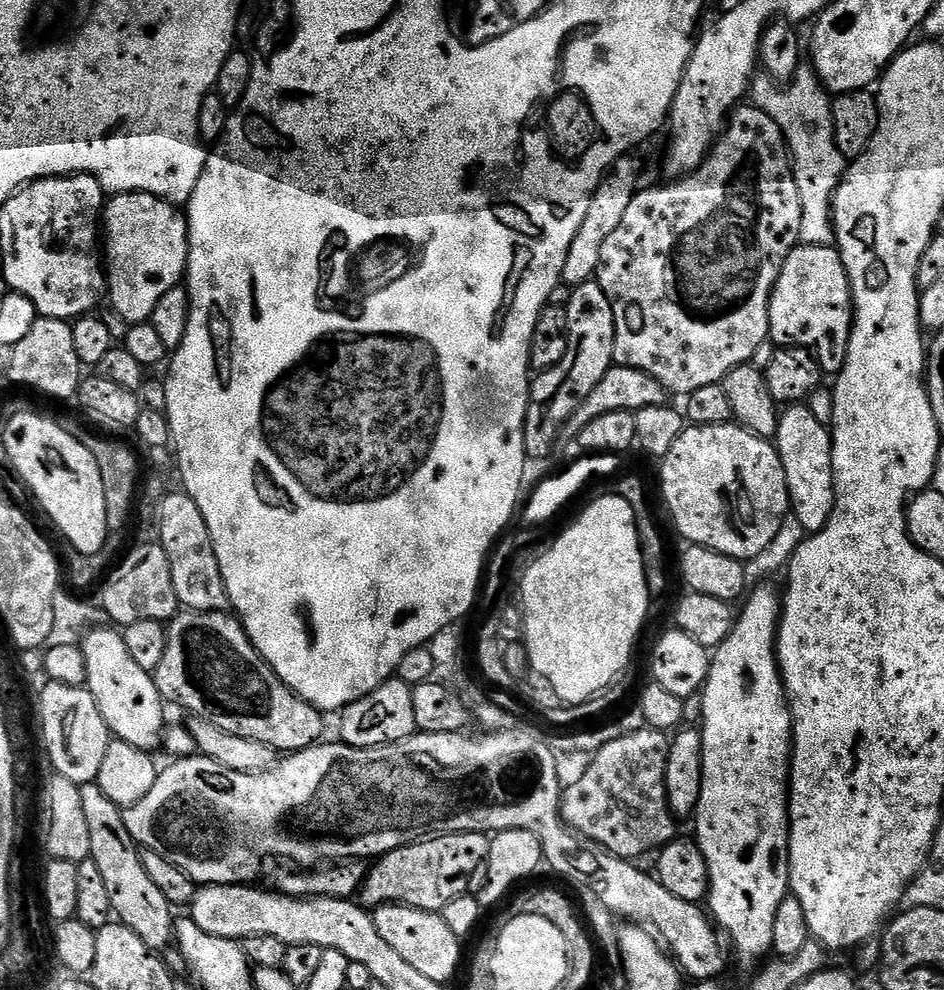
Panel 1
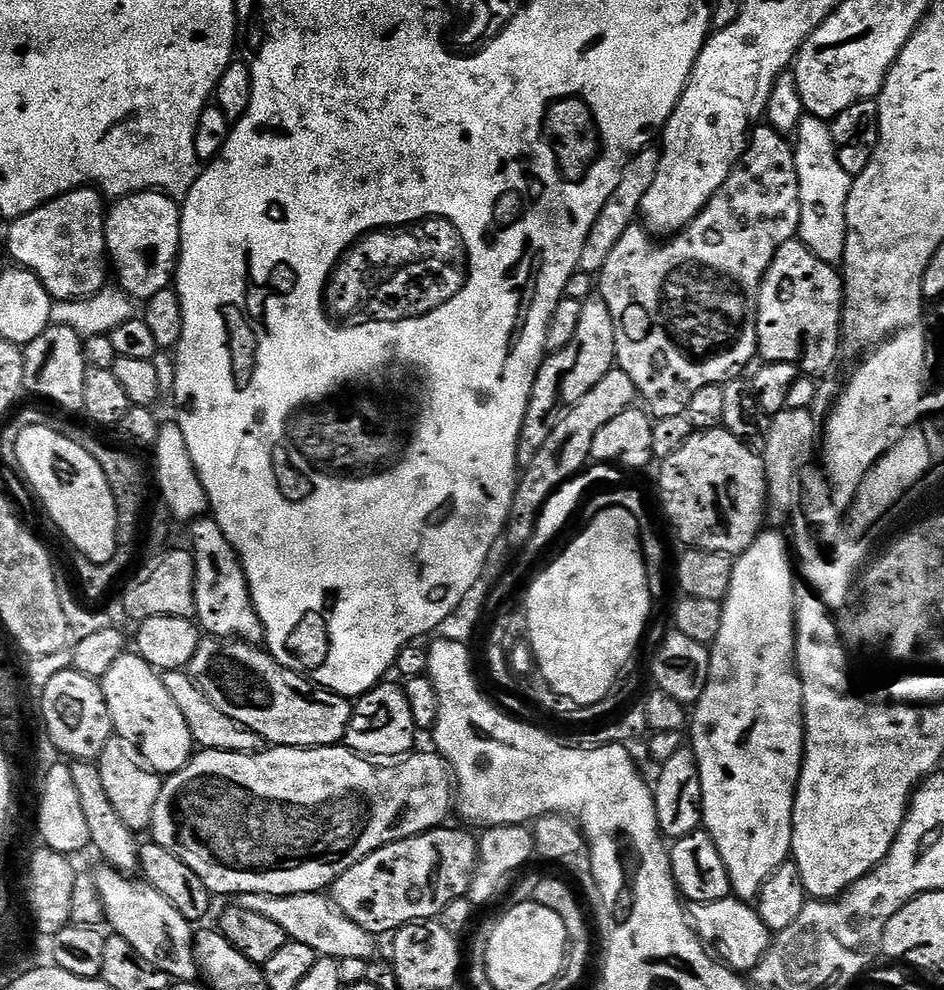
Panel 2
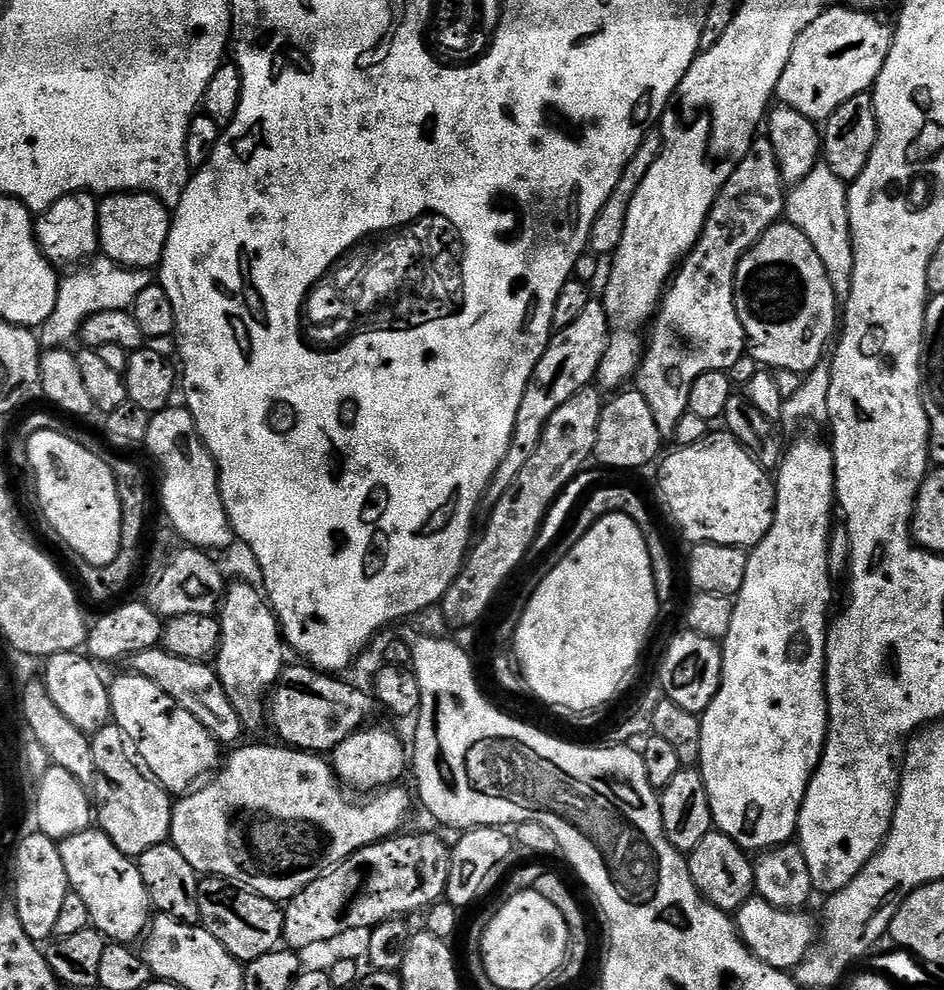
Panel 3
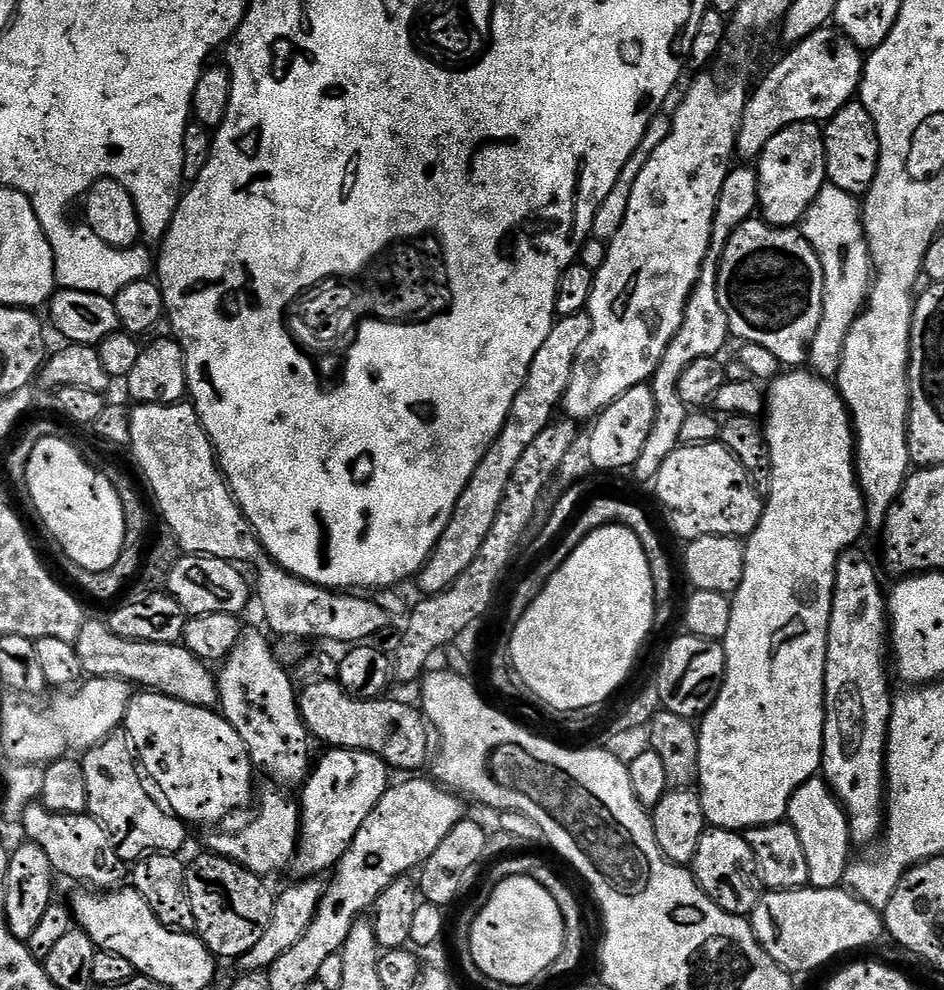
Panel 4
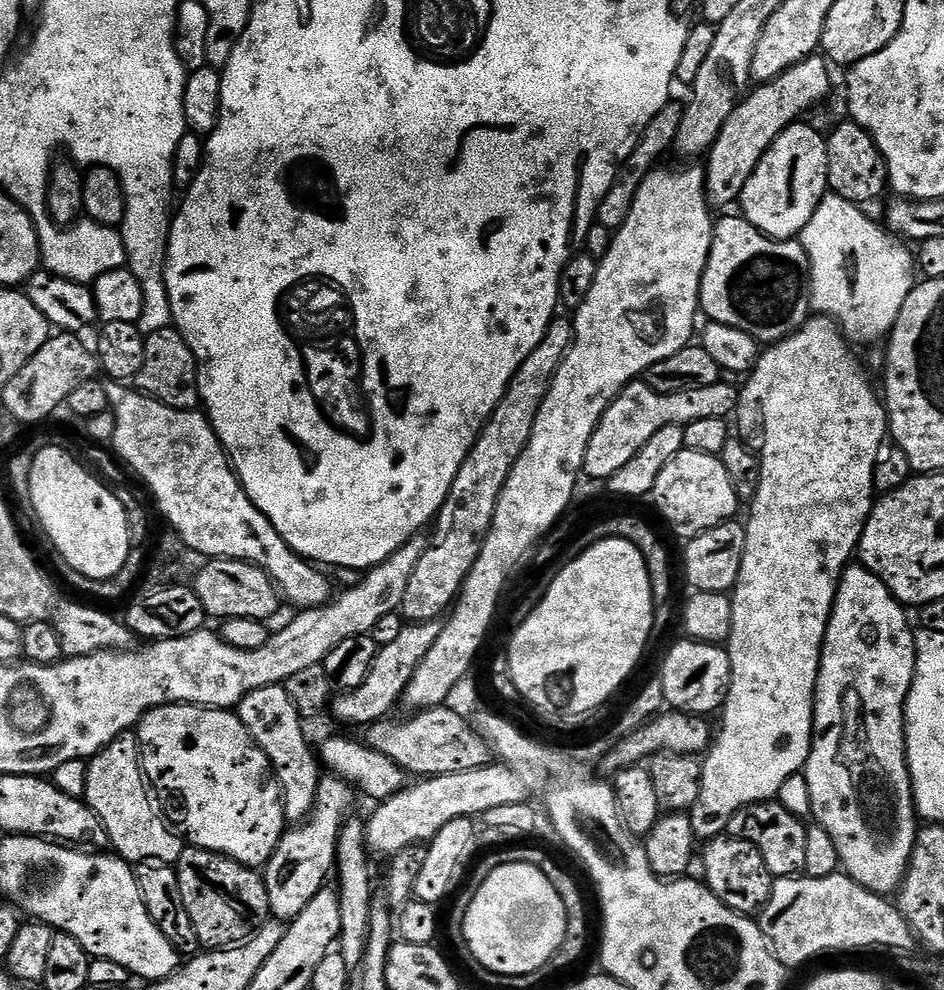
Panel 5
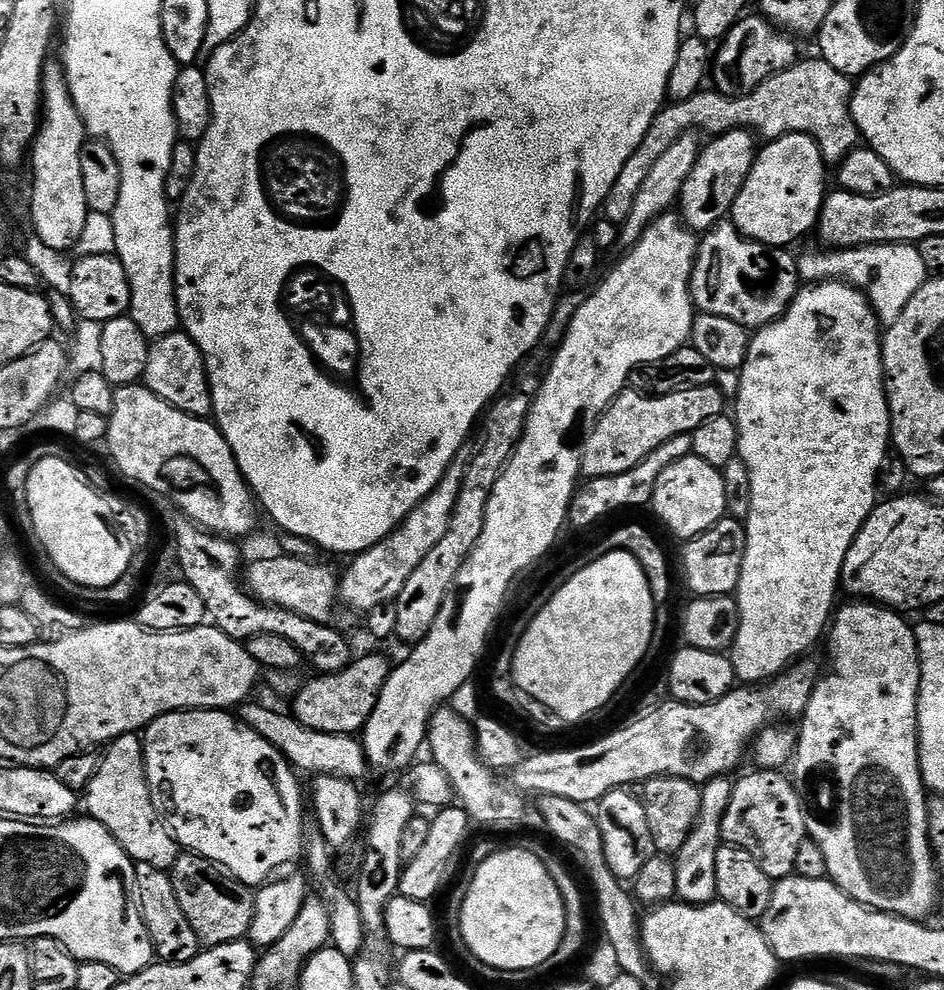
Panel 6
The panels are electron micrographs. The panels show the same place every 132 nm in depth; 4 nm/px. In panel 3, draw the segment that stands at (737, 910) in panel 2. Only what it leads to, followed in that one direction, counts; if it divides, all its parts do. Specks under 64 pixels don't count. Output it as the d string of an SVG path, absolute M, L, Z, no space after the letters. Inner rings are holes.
M759 898L747 900L734 914L736 935L748 951L763 964L781 970L794 970L814 943L814 924L799 911L774 908Z

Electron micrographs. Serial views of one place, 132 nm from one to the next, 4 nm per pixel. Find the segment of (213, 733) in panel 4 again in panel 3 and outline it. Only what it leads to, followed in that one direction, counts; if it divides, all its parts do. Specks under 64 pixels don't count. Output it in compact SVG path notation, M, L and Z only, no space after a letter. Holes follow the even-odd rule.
M135 674L127 675L111 681L108 690L112 720L134 745L135 755L160 787L169 794L187 793L199 776L207 777L221 763L221 745L216 743L210 730L194 718L194 714L176 707L170 694L166 694L166 690L162 690L153 680Z

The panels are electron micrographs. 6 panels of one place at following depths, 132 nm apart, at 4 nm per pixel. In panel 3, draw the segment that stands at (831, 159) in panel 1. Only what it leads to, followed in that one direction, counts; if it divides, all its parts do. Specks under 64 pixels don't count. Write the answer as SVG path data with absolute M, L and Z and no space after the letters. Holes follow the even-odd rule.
M817 166L811 168L802 182L798 182L787 193L786 196L786 220L793 224L806 238L810 238L810 246L814 246L814 251L818 253L818 258L822 258L822 266L826 266L826 274L834 286L837 297L847 297L852 285L852 271L854 270L854 254L852 253L852 235L850 234L850 222L848 221L848 189L845 181L834 174L834 170Z

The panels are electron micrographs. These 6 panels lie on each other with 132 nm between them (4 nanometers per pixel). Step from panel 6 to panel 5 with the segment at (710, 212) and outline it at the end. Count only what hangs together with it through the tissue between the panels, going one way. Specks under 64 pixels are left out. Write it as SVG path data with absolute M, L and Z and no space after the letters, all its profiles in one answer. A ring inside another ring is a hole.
M823 55L808 57L800 64L795 64L778 78L766 84L753 87L740 104L726 118L726 126L718 134L714 146L706 154L704 185L708 191L708 202L713 209L719 210L727 204L735 205L740 199L750 174L766 154L766 150L792 124L797 123L815 104L820 104L832 88L832 76L828 73L830 64Z

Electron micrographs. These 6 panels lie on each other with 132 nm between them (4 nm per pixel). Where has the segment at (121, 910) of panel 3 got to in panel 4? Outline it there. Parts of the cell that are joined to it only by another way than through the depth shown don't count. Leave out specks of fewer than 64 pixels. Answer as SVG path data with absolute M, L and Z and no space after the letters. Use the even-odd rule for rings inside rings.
M33 802L24 811L22 829L31 843L38 845L42 850L46 850L46 858L50 858L53 873L69 876L72 880L81 880L81 885L91 886L96 890L112 890L121 883L120 879L125 879L125 861L118 858L106 830L93 816L87 814L62 814L61 812L51 812L43 802Z

